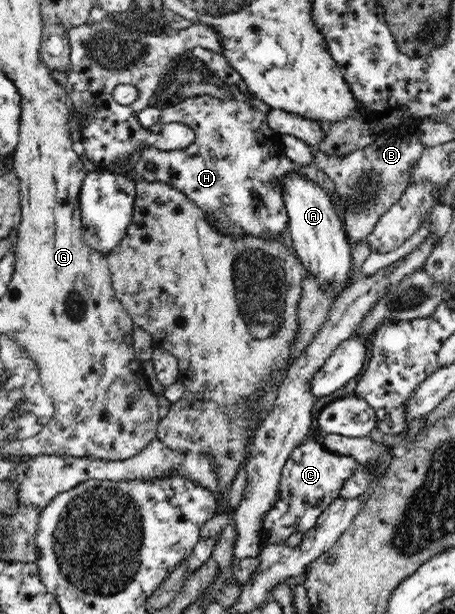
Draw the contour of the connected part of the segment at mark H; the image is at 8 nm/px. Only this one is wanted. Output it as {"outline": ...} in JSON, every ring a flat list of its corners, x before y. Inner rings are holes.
{"outline":[[209,95,194,96,173,107,163,108,158,121,149,128,152,132,158,132,167,122,184,122,193,129,195,143,177,151,145,146,132,165,132,175,178,189,200,207,202,213,206,213,210,225,230,237,252,235,266,241,282,239,289,221,283,199,283,177,289,173,300,173,307,181,322,187,341,216,351,203,359,209,369,203,365,190,355,192,350,202,341,200,335,182,324,171,291,160,285,153,282,136,269,127,265,112,247,106,241,98,225,102],[148,163,154,164,154,170,146,168]]}

